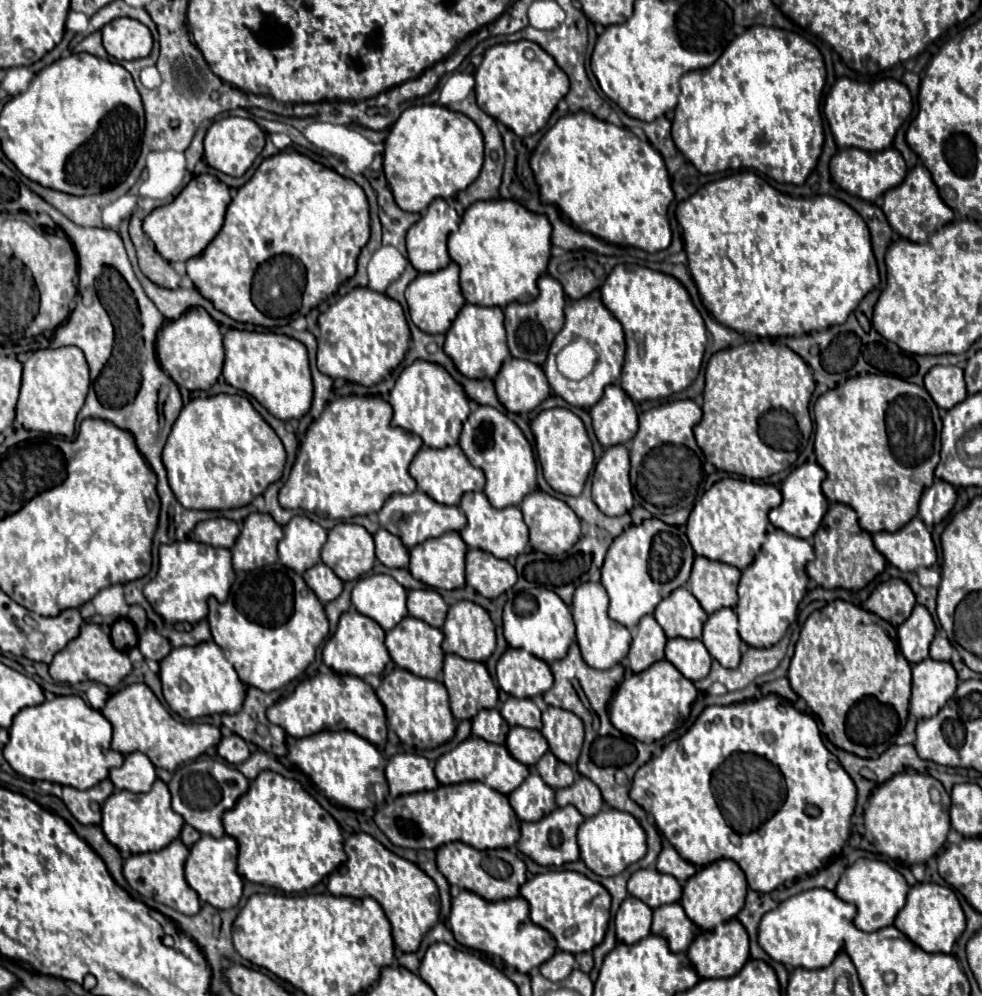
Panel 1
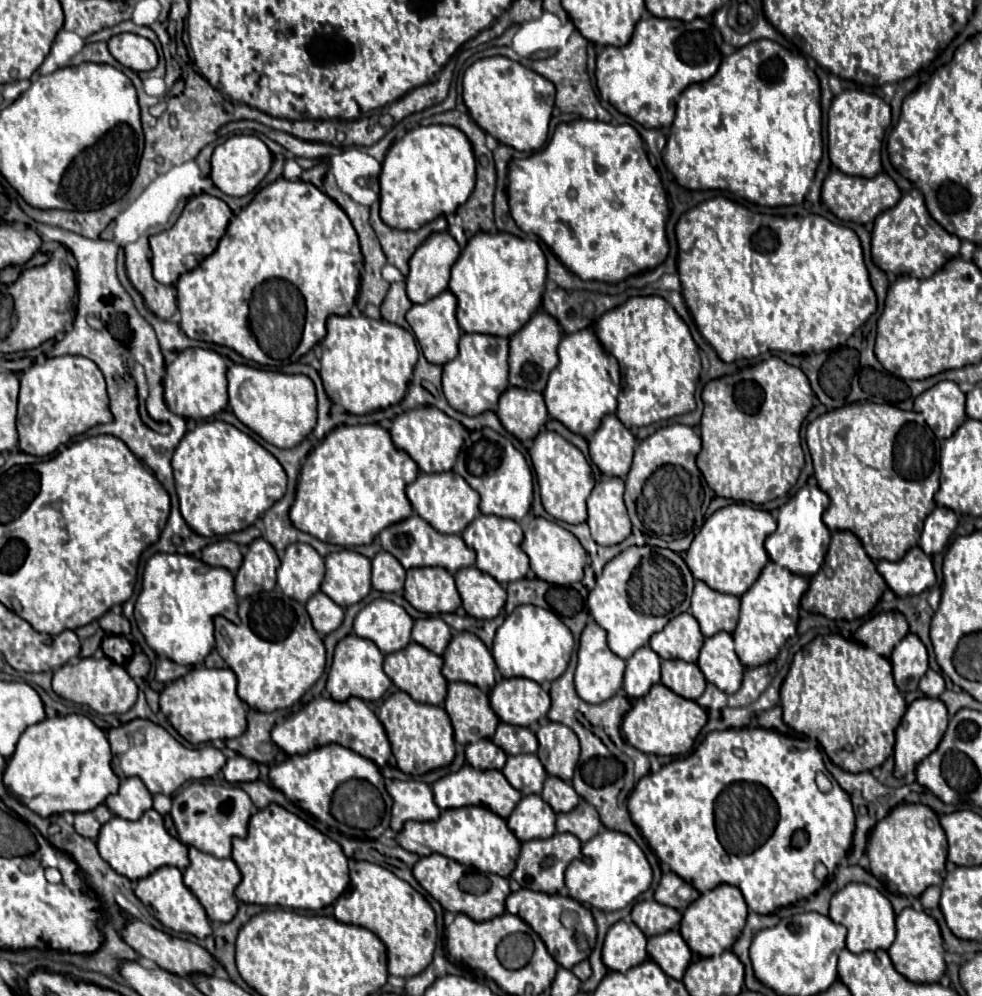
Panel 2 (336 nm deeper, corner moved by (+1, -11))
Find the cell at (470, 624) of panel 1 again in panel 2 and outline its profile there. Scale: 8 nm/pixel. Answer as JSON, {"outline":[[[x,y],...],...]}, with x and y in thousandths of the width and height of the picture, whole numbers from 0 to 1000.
{"outline":[[[463,637],[451,663],[451,679],[455,685],[476,685],[492,695],[498,695],[504,689],[504,663],[484,637]]]}

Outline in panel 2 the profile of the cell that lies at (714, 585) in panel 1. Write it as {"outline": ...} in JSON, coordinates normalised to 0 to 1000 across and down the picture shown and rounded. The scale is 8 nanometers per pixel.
{"outline":[[[710,582],[704,598],[704,616],[712,624],[718,639],[726,639],[734,633],[744,637],[753,622],[753,600],[734,596]]]}

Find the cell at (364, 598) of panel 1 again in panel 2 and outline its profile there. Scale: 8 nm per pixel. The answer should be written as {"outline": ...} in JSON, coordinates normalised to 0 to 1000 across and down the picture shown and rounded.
{"outline":[[[386,600],[374,606],[362,620],[359,635],[384,647],[390,657],[410,653],[419,645],[421,620],[402,604]]]}

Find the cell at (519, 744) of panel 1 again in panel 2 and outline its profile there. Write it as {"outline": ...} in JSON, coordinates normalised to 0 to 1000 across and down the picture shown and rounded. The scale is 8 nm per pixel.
{"outline":[[[526,757],[516,761],[512,779],[524,793],[529,793],[533,799],[539,799],[553,793],[557,775],[545,757]]]}

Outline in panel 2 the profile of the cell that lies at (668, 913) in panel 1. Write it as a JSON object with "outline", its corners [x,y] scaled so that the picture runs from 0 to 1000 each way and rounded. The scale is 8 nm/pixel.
{"outline":[[[689,934],[663,940],[659,946],[659,958],[679,980],[687,984],[696,982],[704,966],[704,954]]]}

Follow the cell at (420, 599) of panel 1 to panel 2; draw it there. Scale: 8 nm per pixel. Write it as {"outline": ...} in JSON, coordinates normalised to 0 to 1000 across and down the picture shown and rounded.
{"outline":[[[445,618],[427,620],[421,629],[421,643],[443,657],[451,657],[459,643],[459,631]]]}

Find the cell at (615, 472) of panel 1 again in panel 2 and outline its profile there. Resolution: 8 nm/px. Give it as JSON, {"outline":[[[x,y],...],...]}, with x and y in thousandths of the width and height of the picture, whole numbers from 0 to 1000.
{"outline":[[[612,480],[606,486],[600,502],[602,538],[612,548],[624,548],[634,544],[643,536],[643,522],[634,506],[634,482],[632,480]]]}

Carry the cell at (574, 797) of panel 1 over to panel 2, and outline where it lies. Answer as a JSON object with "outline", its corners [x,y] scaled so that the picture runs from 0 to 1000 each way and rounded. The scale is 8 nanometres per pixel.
{"outline":[[[592,803],[581,815],[577,817],[567,817],[567,835],[581,835],[588,839],[592,845],[602,843],[612,831],[612,823],[608,813]]]}

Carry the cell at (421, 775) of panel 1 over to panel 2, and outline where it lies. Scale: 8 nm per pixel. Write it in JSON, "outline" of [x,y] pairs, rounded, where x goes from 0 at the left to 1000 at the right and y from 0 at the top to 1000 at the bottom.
{"outline":[[[396,783],[394,795],[400,801],[398,833],[406,835],[412,825],[439,825],[447,821],[447,811],[441,805],[441,793],[433,785],[425,783]]]}

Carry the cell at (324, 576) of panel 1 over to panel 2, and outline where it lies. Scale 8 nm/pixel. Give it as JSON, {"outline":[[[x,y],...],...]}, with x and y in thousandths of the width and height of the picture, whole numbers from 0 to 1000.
{"outline":[[[323,594],[315,604],[313,604],[313,614],[317,618],[319,631],[327,637],[333,639],[339,633],[343,633],[349,624],[349,610],[341,606],[333,596]]]}

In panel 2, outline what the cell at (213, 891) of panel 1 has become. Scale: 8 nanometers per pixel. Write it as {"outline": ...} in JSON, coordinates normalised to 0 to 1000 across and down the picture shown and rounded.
{"outline":[[[192,851],[192,863],[195,867],[190,869],[190,873],[186,876],[188,888],[190,892],[201,900],[201,904],[205,906],[205,910],[209,912],[211,920],[219,926],[233,926],[239,916],[241,916],[241,902],[239,902],[239,892],[245,886],[245,876],[239,869],[237,863],[223,863],[215,857],[203,855],[201,851]]]}

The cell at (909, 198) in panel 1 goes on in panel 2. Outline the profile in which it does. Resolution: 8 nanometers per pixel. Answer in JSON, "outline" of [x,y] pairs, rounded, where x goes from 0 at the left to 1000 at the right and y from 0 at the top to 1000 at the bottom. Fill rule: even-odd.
{"outline":[[[930,189],[918,197],[911,209],[905,209],[897,213],[891,219],[889,235],[887,235],[887,259],[891,267],[903,275],[911,277],[932,277],[932,279],[946,279],[950,277],[964,261],[977,257],[979,241],[975,237],[968,237],[962,229],[958,229],[944,213],[940,195]],[[932,227],[938,227],[942,231],[940,239],[932,237]]]}

